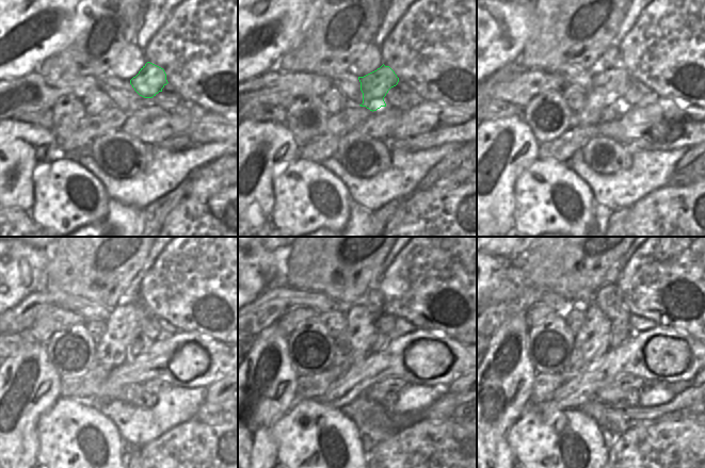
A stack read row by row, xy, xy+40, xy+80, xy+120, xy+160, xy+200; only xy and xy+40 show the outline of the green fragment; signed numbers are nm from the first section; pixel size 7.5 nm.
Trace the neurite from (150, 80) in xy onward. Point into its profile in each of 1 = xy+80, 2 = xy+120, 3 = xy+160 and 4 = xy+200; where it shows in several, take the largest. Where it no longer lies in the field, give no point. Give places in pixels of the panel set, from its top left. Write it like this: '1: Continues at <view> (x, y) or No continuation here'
1: Continues at xy+80 (609, 85)
2: Continues at xy+120 (124, 324)
3: Continues at xy+160 (352, 345)
4: Continues at xy+200 (592, 341)

